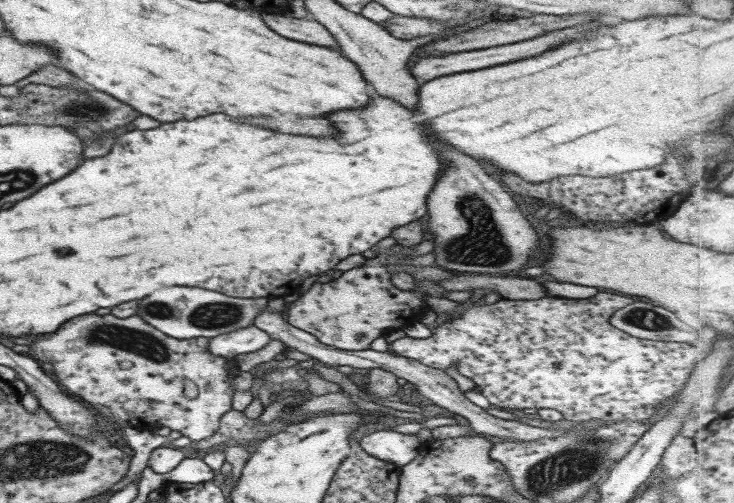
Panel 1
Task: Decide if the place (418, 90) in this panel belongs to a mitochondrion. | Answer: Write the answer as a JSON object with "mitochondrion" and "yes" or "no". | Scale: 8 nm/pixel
{"mitochondrion":"no"}

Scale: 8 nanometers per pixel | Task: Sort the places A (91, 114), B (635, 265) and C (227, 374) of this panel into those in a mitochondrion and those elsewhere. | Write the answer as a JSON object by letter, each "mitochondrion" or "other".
{"A":"mitochondrion","B":"other","C":"other"}

